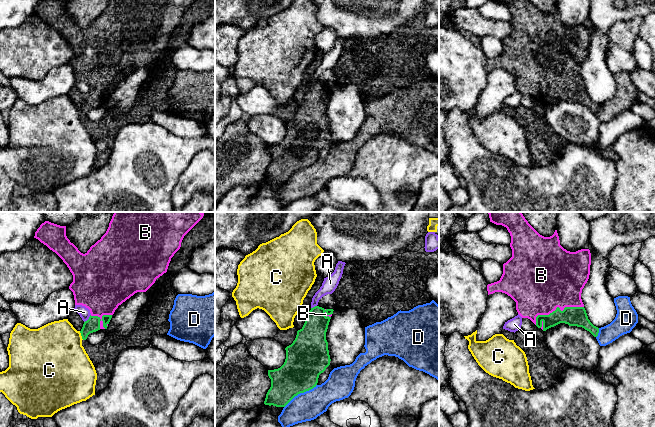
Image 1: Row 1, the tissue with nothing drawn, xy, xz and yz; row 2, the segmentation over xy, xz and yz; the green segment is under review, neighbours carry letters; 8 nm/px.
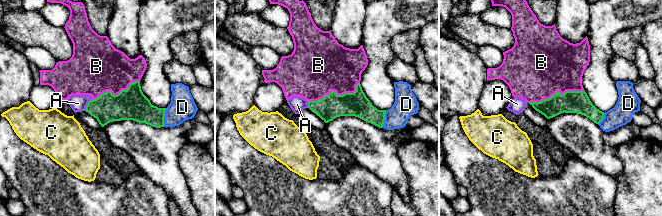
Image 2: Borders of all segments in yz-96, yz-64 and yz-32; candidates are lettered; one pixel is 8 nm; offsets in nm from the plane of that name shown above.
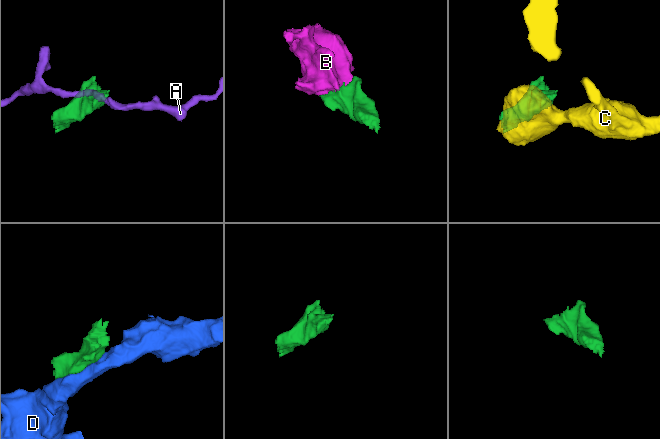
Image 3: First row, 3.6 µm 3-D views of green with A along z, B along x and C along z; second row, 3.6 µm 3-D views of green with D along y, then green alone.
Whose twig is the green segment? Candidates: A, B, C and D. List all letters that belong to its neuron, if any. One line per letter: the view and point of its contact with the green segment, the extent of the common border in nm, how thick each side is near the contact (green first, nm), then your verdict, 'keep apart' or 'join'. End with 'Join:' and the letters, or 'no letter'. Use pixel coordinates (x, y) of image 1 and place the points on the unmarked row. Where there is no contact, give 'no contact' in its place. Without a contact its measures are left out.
A: xy (89, 94) | 90 nm | 110/90 nm | keep apart
B: yz (556, 84) | 420 nm | 160/500 nm | join
C: xy (81, 111) | 80 nm | 110/440 nm | keep apart
D: xz (300, 168) | 320 nm | 320/240 nm | keep apart
Join: B

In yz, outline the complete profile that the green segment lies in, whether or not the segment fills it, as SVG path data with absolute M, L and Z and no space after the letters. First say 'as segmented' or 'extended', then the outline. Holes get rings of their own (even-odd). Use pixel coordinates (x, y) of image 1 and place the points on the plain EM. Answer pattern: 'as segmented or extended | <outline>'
extended | M496 0L507 4L511 12L510 23L512 33L503 40L503 50L499 57L488 60L488 71L502 68L510 72L516 78L516 86L522 94L530 95L543 107L560 99L569 102L582 103L594 113L598 112L599 104L588 95L584 80L581 75L582 65L590 51L591 29L589 25L581 25L570 28L560 21L557 6L550 13L540 11L530 0Z

